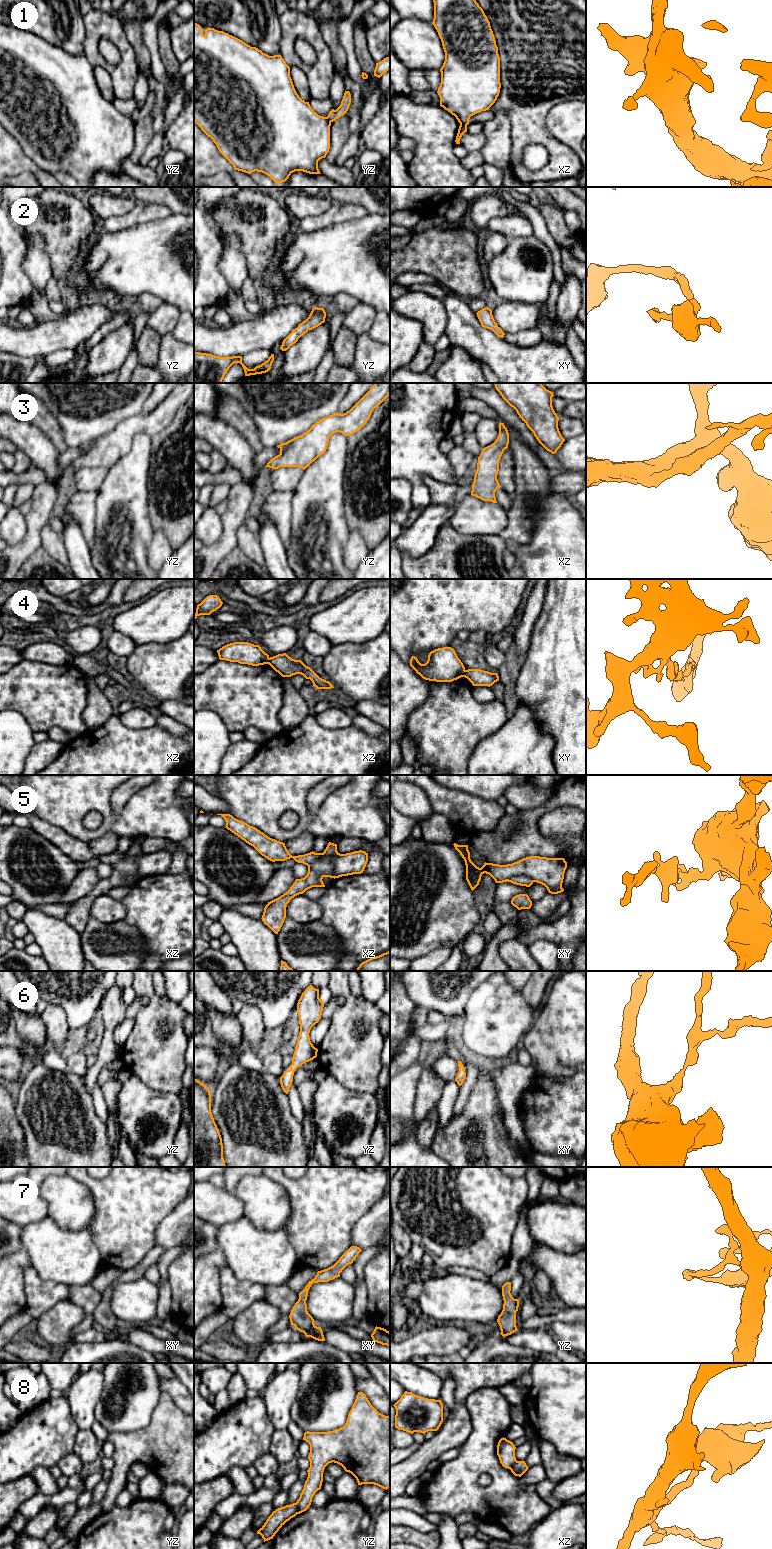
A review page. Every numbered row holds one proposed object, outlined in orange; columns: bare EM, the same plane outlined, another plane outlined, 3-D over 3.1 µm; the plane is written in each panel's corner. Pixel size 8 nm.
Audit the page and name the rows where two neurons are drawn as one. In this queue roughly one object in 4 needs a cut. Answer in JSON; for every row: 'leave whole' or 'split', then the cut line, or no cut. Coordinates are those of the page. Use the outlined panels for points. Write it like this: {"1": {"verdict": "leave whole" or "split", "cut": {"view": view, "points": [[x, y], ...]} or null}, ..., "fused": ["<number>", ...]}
{"1": {"verdict": "split", "cut": {"view": "xz", "points": [[460, 123], [466, 125]]}}, "2": {"verdict": "leave whole", "cut": null}, "3": {"verdict": "leave whole", "cut": null}, "4": {"verdict": "split", "cut": {"view": "xy", "points": [[466, 670], [464, 676]]}}, "5": {"verdict": "split", "cut": {"view": "xy", "points": [[507, 880], [512, 876], [527, 875], [533, 881]]}}, "6": {"verdict": "leave whole", "cut": null}, "7": {"verdict": "leave whole", "cut": null}, "8": {"verdict": "split", "cut": {"view": "yz", "points": [[295, 1503], [298, 1513]]}}, "fused": ["1", "4", "5", "8"]}

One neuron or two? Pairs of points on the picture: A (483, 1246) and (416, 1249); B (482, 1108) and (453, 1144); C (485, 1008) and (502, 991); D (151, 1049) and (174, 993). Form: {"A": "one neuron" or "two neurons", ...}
{"A": "two neurons", "B": "one neuron", "C": "one neuron", "D": "two neurons"}

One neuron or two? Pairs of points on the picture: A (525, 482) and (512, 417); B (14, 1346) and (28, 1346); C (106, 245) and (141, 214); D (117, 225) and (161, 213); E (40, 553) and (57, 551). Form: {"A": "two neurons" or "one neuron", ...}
{"A": "two neurons", "B": "one neuron", "C": "two neurons", "D": "one neuron", "E": "two neurons"}

